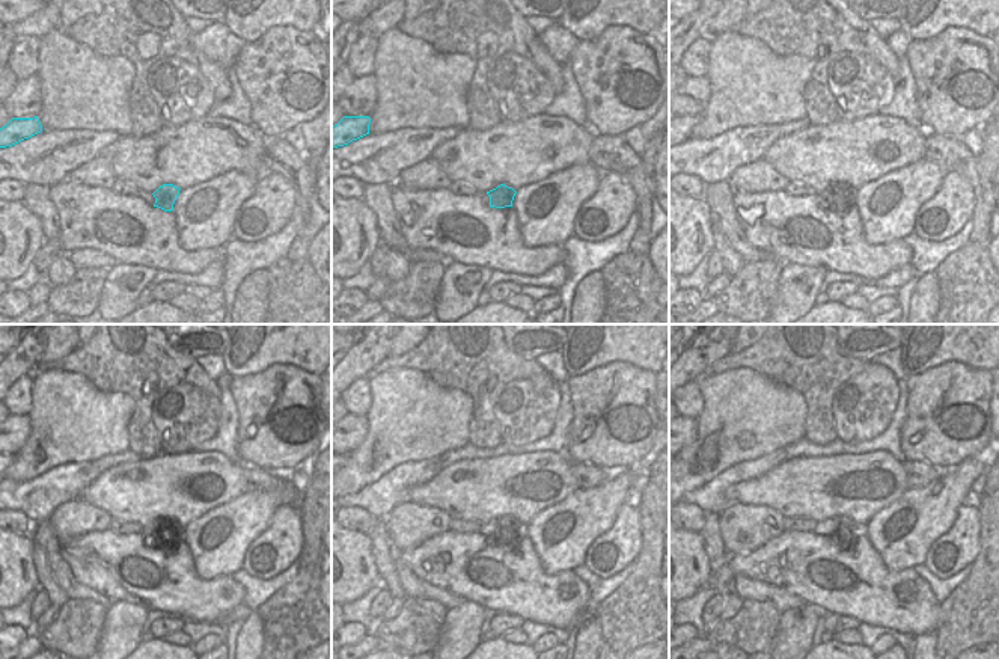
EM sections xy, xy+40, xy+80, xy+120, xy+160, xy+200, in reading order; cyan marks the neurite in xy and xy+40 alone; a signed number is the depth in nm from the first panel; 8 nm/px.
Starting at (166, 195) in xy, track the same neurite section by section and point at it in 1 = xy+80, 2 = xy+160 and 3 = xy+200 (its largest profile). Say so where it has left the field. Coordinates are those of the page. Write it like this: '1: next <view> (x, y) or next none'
1: next xy+80 (838, 196)
2: next xy+160 (491, 528)
3: next xy+200 (829, 528)

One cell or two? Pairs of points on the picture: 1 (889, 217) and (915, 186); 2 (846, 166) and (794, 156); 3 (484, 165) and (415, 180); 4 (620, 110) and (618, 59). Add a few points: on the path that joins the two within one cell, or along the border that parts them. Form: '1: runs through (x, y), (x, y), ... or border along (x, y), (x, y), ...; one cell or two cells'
1: runs through (894, 210), (907, 193); one cell
2: runs through (834, 156), (806, 156); one cell
3: border along (430, 157), (452, 181); two cells
4: runs through (618, 98), (614, 91), (617, 71); one cell

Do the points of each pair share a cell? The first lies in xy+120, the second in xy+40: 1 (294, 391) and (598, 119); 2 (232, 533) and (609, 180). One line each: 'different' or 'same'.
1: same
2: different

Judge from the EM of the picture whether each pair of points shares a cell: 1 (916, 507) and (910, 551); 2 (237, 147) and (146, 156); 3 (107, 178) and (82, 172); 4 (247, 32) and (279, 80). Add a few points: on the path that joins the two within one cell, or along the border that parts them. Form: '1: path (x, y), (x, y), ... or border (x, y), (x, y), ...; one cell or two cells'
1: path (916, 518), (910, 540); one cell
2: path (214, 147), (168, 145); one cell
3: path (101, 175), (88, 174); one cell
4: border (287, 26), (271, 26), (255, 41), (246, 42); two cells

